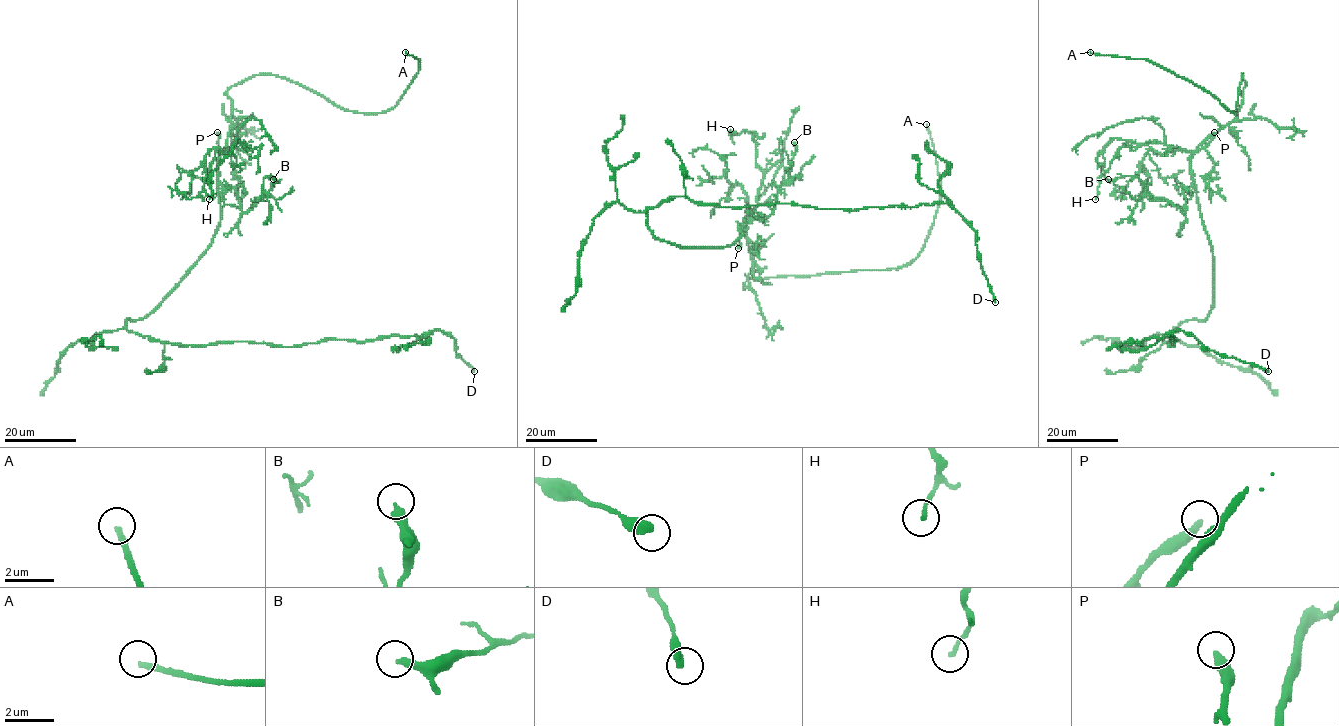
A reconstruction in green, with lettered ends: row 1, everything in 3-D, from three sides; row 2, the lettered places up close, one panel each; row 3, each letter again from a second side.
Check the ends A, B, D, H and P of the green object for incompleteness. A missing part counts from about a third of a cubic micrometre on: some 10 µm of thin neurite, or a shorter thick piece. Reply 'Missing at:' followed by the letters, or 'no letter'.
Missing at: A, P

